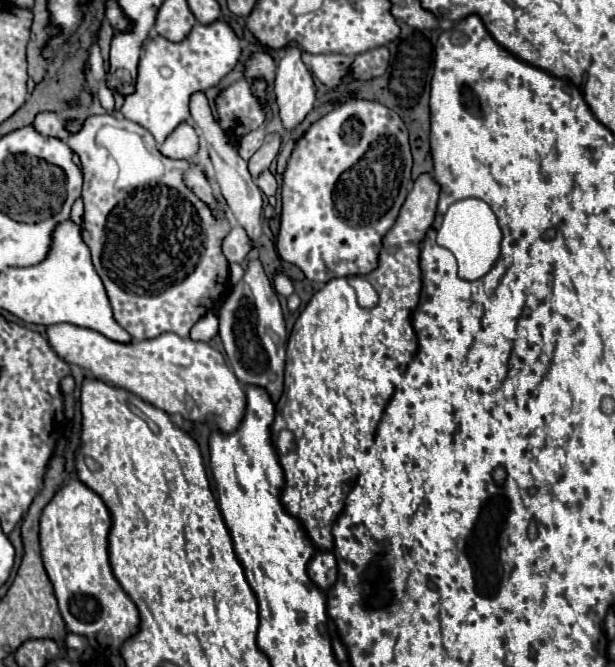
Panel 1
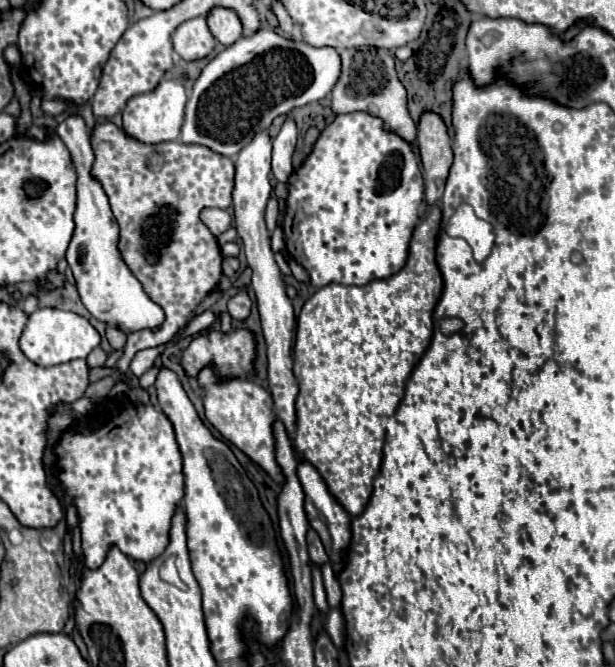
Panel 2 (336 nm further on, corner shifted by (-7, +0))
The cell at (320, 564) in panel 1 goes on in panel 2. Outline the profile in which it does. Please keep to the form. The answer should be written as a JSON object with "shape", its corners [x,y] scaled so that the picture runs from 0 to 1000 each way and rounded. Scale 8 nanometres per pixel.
{"shape":[[[502,793],[499,817],[502,817],[502,835],[506,835],[506,844],[509,844],[509,847],[522,850],[525,844],[532,844],[532,841],[538,838],[538,835],[532,832],[532,826],[528,826],[528,817],[525,817],[522,805],[519,805],[509,793]]]}

